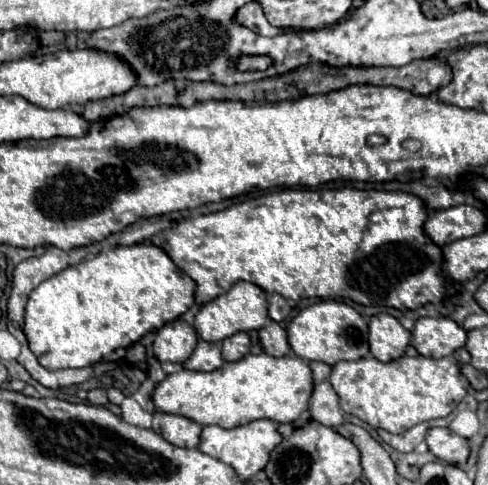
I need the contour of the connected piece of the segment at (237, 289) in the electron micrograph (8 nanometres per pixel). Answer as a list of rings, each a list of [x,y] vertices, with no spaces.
[[[240,281],[236,283],[228,293],[208,301],[206,305],[200,307],[196,319],[194,319],[194,329],[196,333],[210,343],[218,343],[234,333],[240,331],[252,331],[252,329],[260,329],[268,319],[268,303],[266,303],[266,293],[248,281]]]

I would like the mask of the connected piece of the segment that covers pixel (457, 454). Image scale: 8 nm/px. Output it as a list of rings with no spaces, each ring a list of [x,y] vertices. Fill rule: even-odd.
[[[432,427],[426,433],[426,443],[428,449],[442,461],[446,463],[456,463],[456,465],[466,465],[470,447],[468,441],[460,435],[456,435],[454,431],[446,429],[446,427]]]

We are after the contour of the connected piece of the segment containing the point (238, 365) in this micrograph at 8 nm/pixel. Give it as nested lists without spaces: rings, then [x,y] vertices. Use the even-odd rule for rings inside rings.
[[[266,353],[252,355],[234,363],[224,363],[210,373],[182,369],[168,375],[154,391],[158,411],[184,415],[200,425],[218,425],[232,429],[256,419],[272,419],[274,423],[296,421],[310,403],[314,377],[310,365],[300,357],[272,357]]]

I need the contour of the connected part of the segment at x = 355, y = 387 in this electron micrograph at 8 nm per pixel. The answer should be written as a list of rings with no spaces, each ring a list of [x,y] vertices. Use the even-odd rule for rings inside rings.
[[[402,355],[396,361],[382,363],[374,357],[358,361],[340,361],[332,367],[330,385],[340,397],[340,407],[372,425],[390,433],[404,433],[406,429],[450,415],[466,397],[468,379],[460,373],[460,363],[454,357],[430,359]]]

